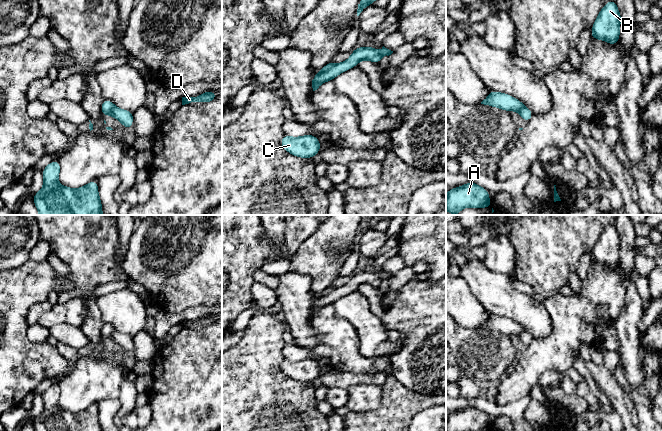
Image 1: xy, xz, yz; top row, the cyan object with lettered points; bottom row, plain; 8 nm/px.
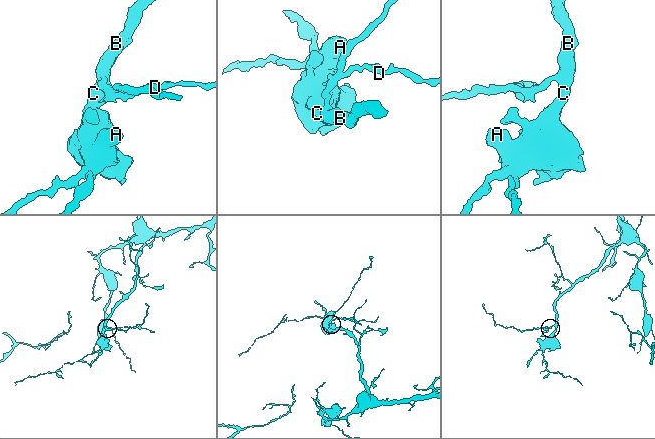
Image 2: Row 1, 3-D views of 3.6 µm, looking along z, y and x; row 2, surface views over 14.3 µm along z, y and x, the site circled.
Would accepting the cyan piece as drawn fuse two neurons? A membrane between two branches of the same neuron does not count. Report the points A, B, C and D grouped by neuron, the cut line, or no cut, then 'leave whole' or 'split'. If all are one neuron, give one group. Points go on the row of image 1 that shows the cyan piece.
A B C / D; cut in xz along (335, 64), (328, 70), (319, 72); split

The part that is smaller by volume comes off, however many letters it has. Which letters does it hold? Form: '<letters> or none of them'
D

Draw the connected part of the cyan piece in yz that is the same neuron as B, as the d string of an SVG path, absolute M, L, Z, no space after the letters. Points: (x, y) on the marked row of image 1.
M615 0L606 3L598 14L591 32L592 39L606 41L615 45L620 37L621 15Z

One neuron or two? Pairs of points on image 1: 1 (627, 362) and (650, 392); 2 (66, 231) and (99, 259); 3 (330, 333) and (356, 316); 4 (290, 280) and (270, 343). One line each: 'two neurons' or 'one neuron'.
1: two neurons
2: one neuron
3: two neurons
4: two neurons

